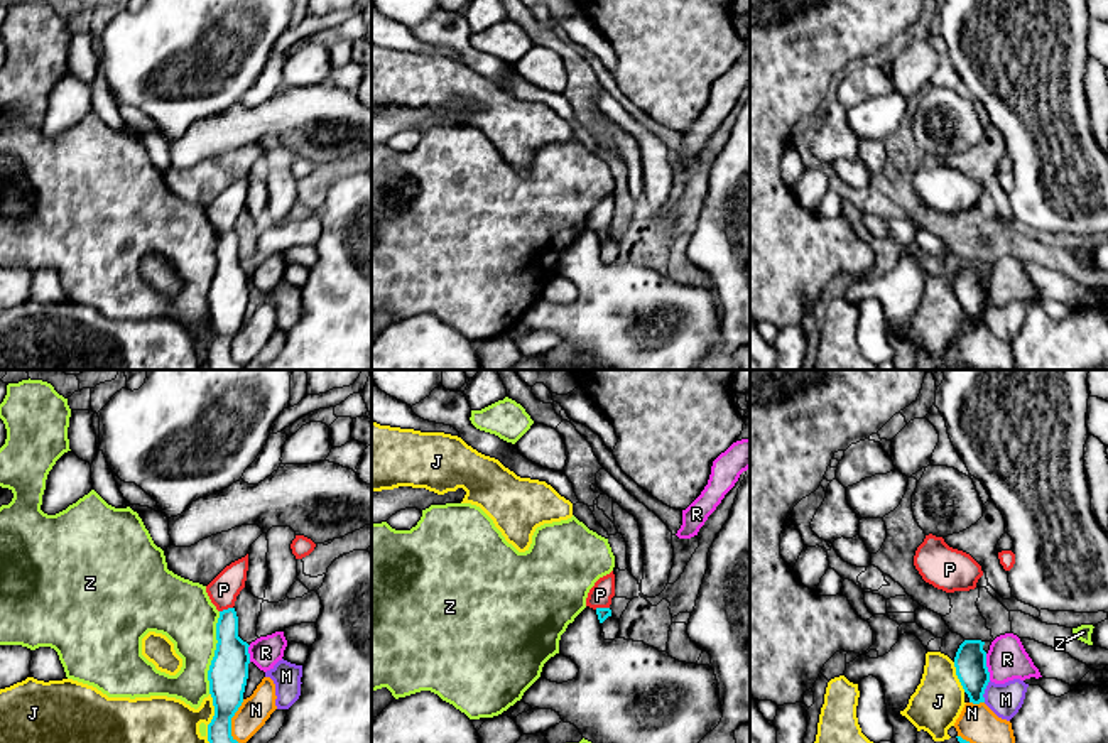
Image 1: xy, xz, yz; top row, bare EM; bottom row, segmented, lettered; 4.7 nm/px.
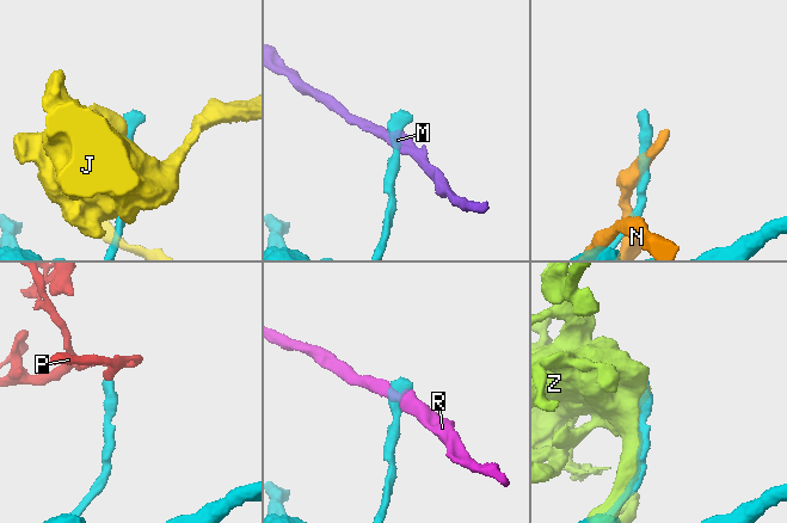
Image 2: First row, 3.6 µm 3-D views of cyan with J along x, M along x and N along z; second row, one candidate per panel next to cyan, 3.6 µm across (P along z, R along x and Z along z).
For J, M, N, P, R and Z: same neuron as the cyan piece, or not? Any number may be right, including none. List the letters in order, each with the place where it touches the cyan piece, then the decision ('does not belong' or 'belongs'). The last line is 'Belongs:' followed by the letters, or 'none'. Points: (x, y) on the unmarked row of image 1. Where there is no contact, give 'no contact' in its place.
J: meets cyan in xy at (211, 341); does not belong
M: meets cyan in yz at (983, 313); does not belong
N: meets cyan in yz at (977, 325); does not belong
P: meets cyan in xy at (225, 232); does not belong
R: meets cyan in yz at (987, 289); does not belong
Z: meets cyan in xy at (215, 274); does not belong
Belongs: none

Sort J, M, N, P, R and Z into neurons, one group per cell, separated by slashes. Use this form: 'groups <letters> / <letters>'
groups J / M R / N / P / Z

